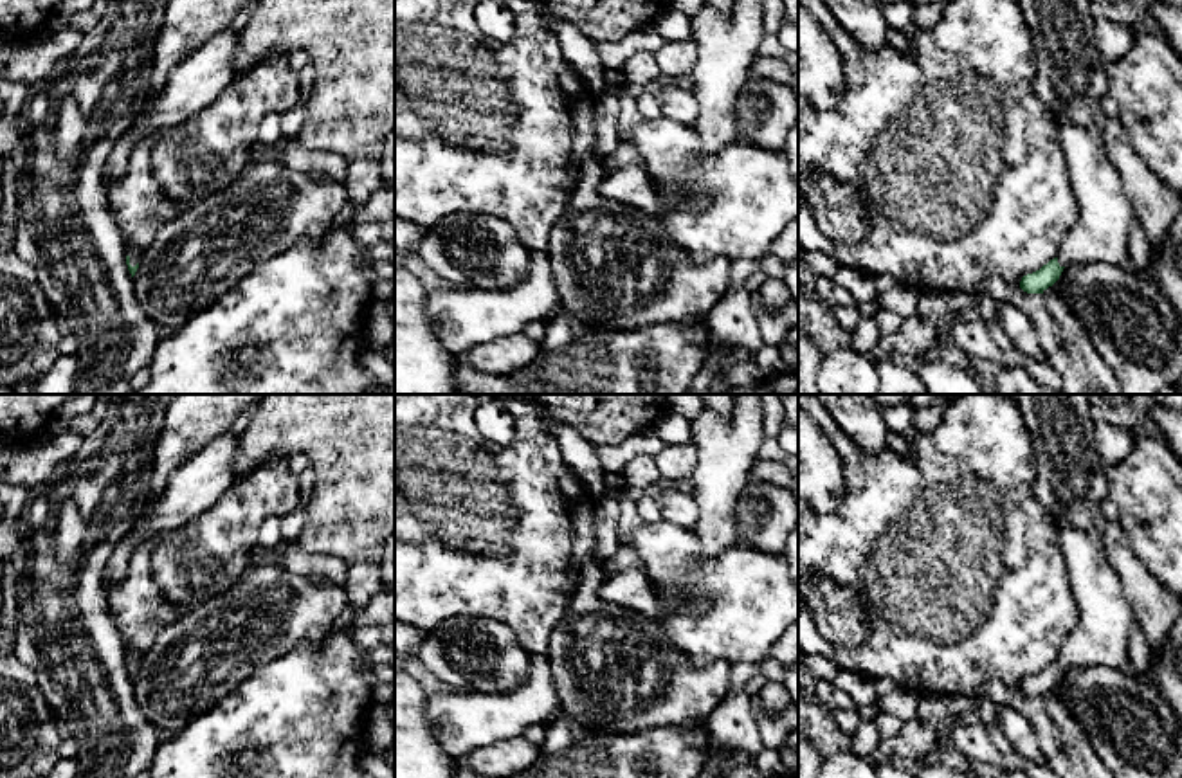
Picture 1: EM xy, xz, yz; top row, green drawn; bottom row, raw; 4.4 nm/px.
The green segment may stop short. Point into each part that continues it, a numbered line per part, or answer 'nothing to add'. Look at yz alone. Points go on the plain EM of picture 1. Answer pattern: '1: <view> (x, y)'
1: yz (1101, 634)

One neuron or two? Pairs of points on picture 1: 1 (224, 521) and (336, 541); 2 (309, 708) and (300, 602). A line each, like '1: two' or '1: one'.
1: two
2: two

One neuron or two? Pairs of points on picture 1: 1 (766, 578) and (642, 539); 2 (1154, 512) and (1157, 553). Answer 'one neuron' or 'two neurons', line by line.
1: one neuron
2: one neuron

